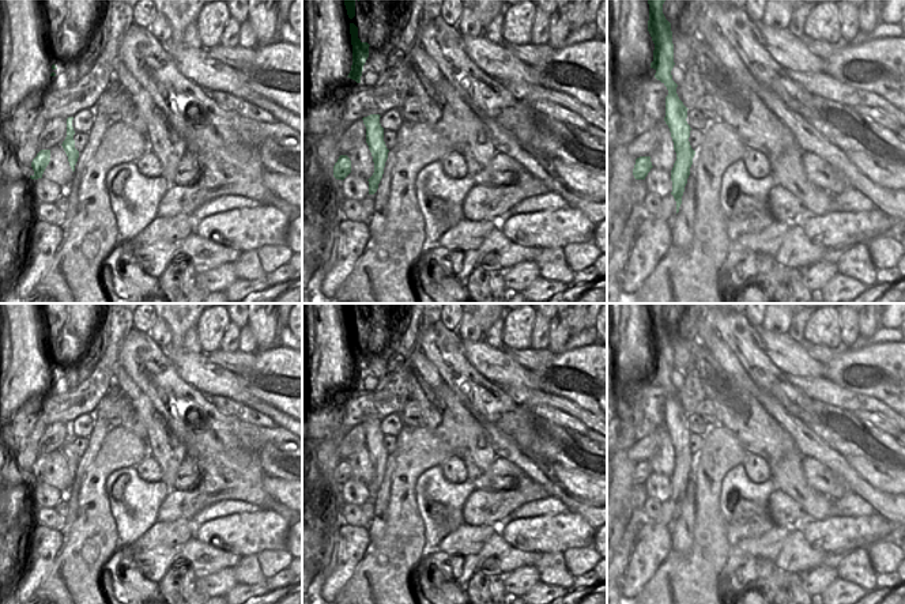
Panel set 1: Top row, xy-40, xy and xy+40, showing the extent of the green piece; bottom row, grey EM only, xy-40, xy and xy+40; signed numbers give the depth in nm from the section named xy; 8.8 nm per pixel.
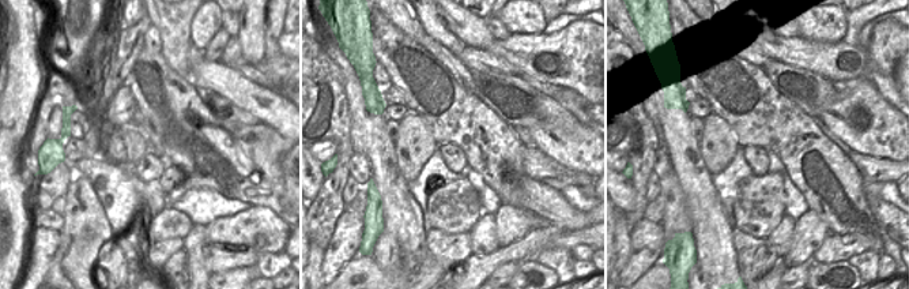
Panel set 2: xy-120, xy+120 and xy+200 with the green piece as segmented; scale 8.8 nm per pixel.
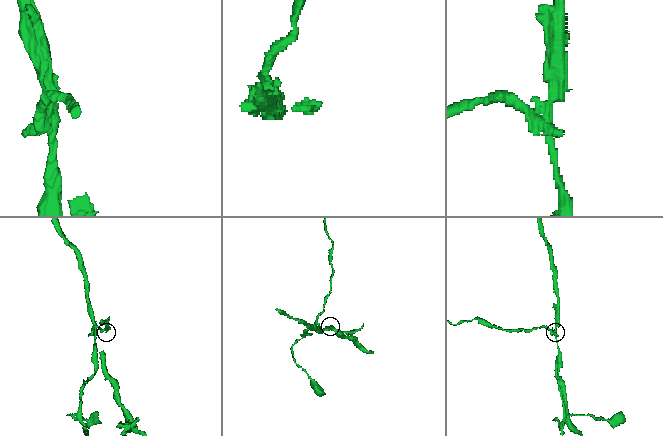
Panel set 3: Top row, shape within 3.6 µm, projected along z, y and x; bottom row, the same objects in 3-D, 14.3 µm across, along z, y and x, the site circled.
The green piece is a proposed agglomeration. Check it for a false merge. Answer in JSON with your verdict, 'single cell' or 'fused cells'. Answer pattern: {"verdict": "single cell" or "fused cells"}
{"verdict": "fused cells"}

